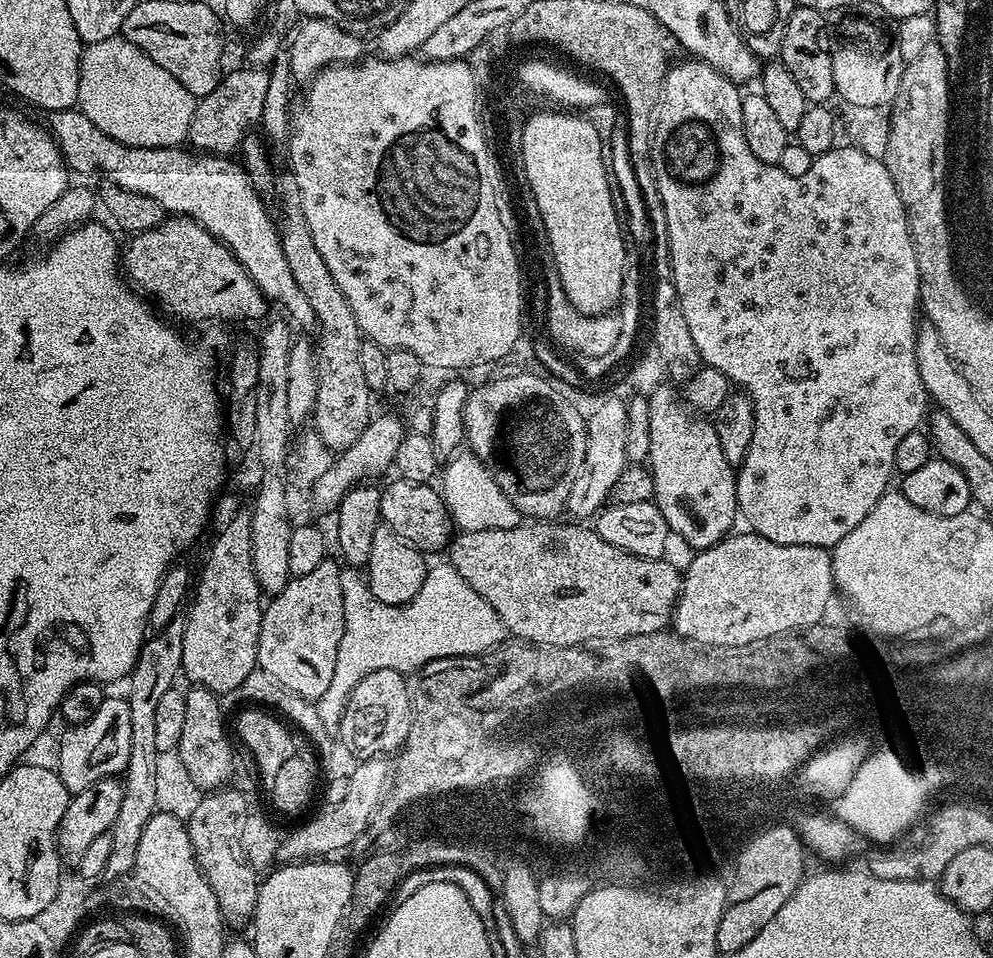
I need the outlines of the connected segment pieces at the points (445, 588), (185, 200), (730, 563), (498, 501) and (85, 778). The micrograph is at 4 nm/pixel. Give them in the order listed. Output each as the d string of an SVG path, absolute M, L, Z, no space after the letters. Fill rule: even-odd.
M351 566L341 567L340 581L344 607L342 642L338 642L338 662L334 662L334 678L330 678L326 694L322 694L319 700L315 701L318 714L327 728L339 729L348 696L354 690L354 686L358 686L358 682L366 678L366 674L374 674L374 670L387 668L407 674L443 656L474 656L478 652L489 651L505 639L506 629L500 615L464 581L462 574L458 574L450 566L443 567L429 567L422 582L422 590L405 604L378 602L378 598L374 598L374 594L368 589L365 577L357 569Z
M79 110L67 112L54 112L47 117L46 127L56 139L56 144L64 156L64 163L73 173L76 172L108 172L107 179L118 187L136 195L145 195L158 202L165 213L174 216L186 216L188 219L201 224L207 232L214 234L234 255L238 262L250 274L250 278L258 286L265 300L273 305L281 304L288 313L287 319L297 328L316 328L316 315L310 310L310 302L306 302L306 294L298 290L298 282L294 282L294 274L290 274L290 265L282 254L282 242L277 225L272 224L264 204L260 201L261 193L252 185L252 180L247 172L235 159L227 155L213 155L205 151L189 150L187 147L174 148L135 148L129 144L118 142L110 138L86 114Z
M751 530L741 536L729 534L714 546L699 549L683 573L680 598L676 601L674 631L695 639L747 649L772 637L795 633L825 619L824 611L832 600L832 554L818 546L790 546L770 542Z
M457 454L443 467L442 476L443 472L444 504L457 529L473 532L487 528L512 528L515 524L521 523L522 514L513 506L510 497L500 489L489 465L478 457L471 454Z
M109 695L98 706L94 718L85 724L74 724L60 740L60 765L58 771L69 793L81 792L99 780L116 778L125 771L130 758L130 706L123 695Z

